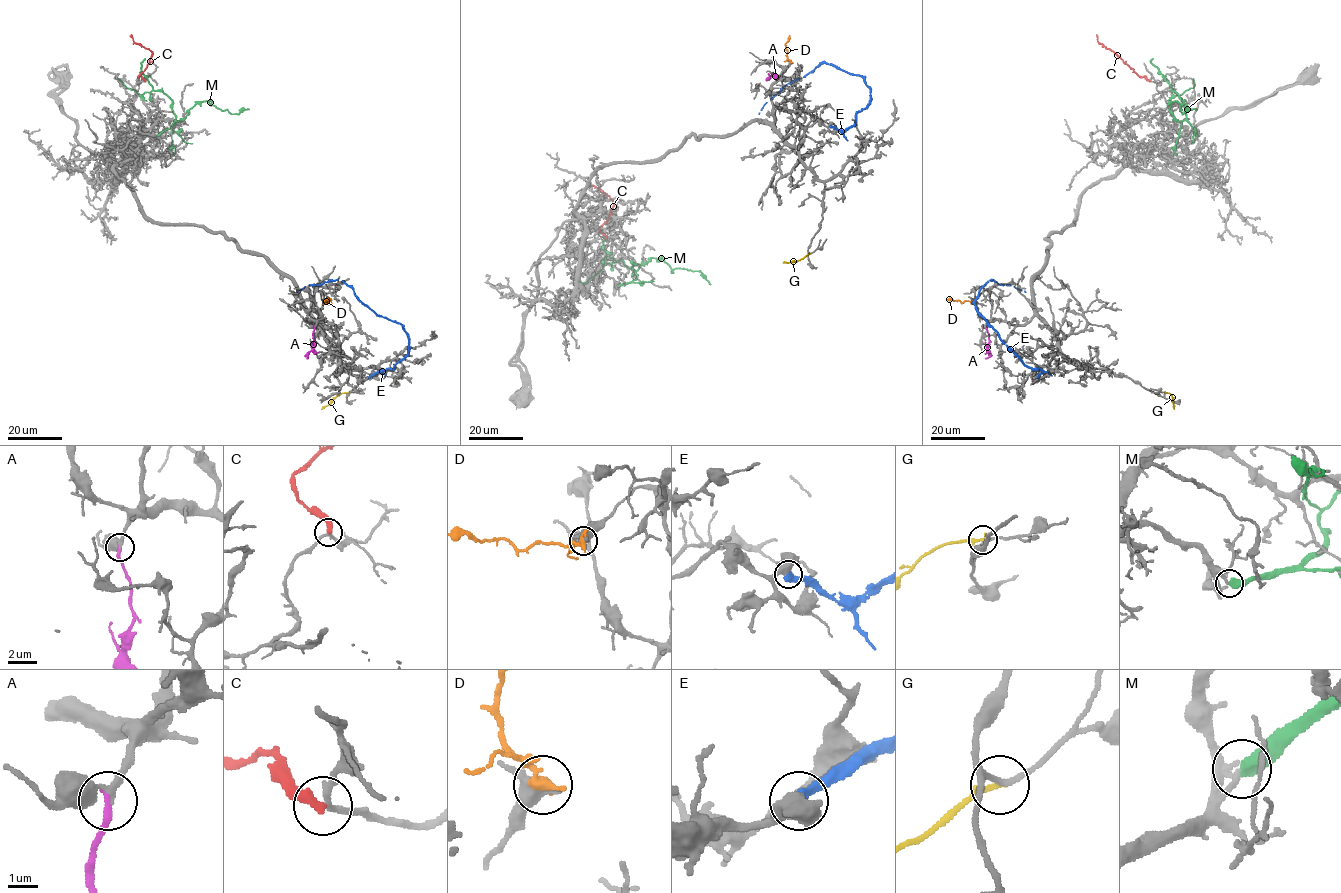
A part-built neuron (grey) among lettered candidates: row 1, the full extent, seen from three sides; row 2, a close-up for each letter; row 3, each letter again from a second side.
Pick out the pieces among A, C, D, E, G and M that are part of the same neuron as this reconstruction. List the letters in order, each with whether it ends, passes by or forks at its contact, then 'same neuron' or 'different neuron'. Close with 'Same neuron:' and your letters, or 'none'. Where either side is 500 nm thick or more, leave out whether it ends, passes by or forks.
A: it ends there; same neuron
C: it ends there; different neuron
D: different neuron
E: it ends there; different neuron
G: it ends there; different neuron
M: different neuron
Same neuron: A

